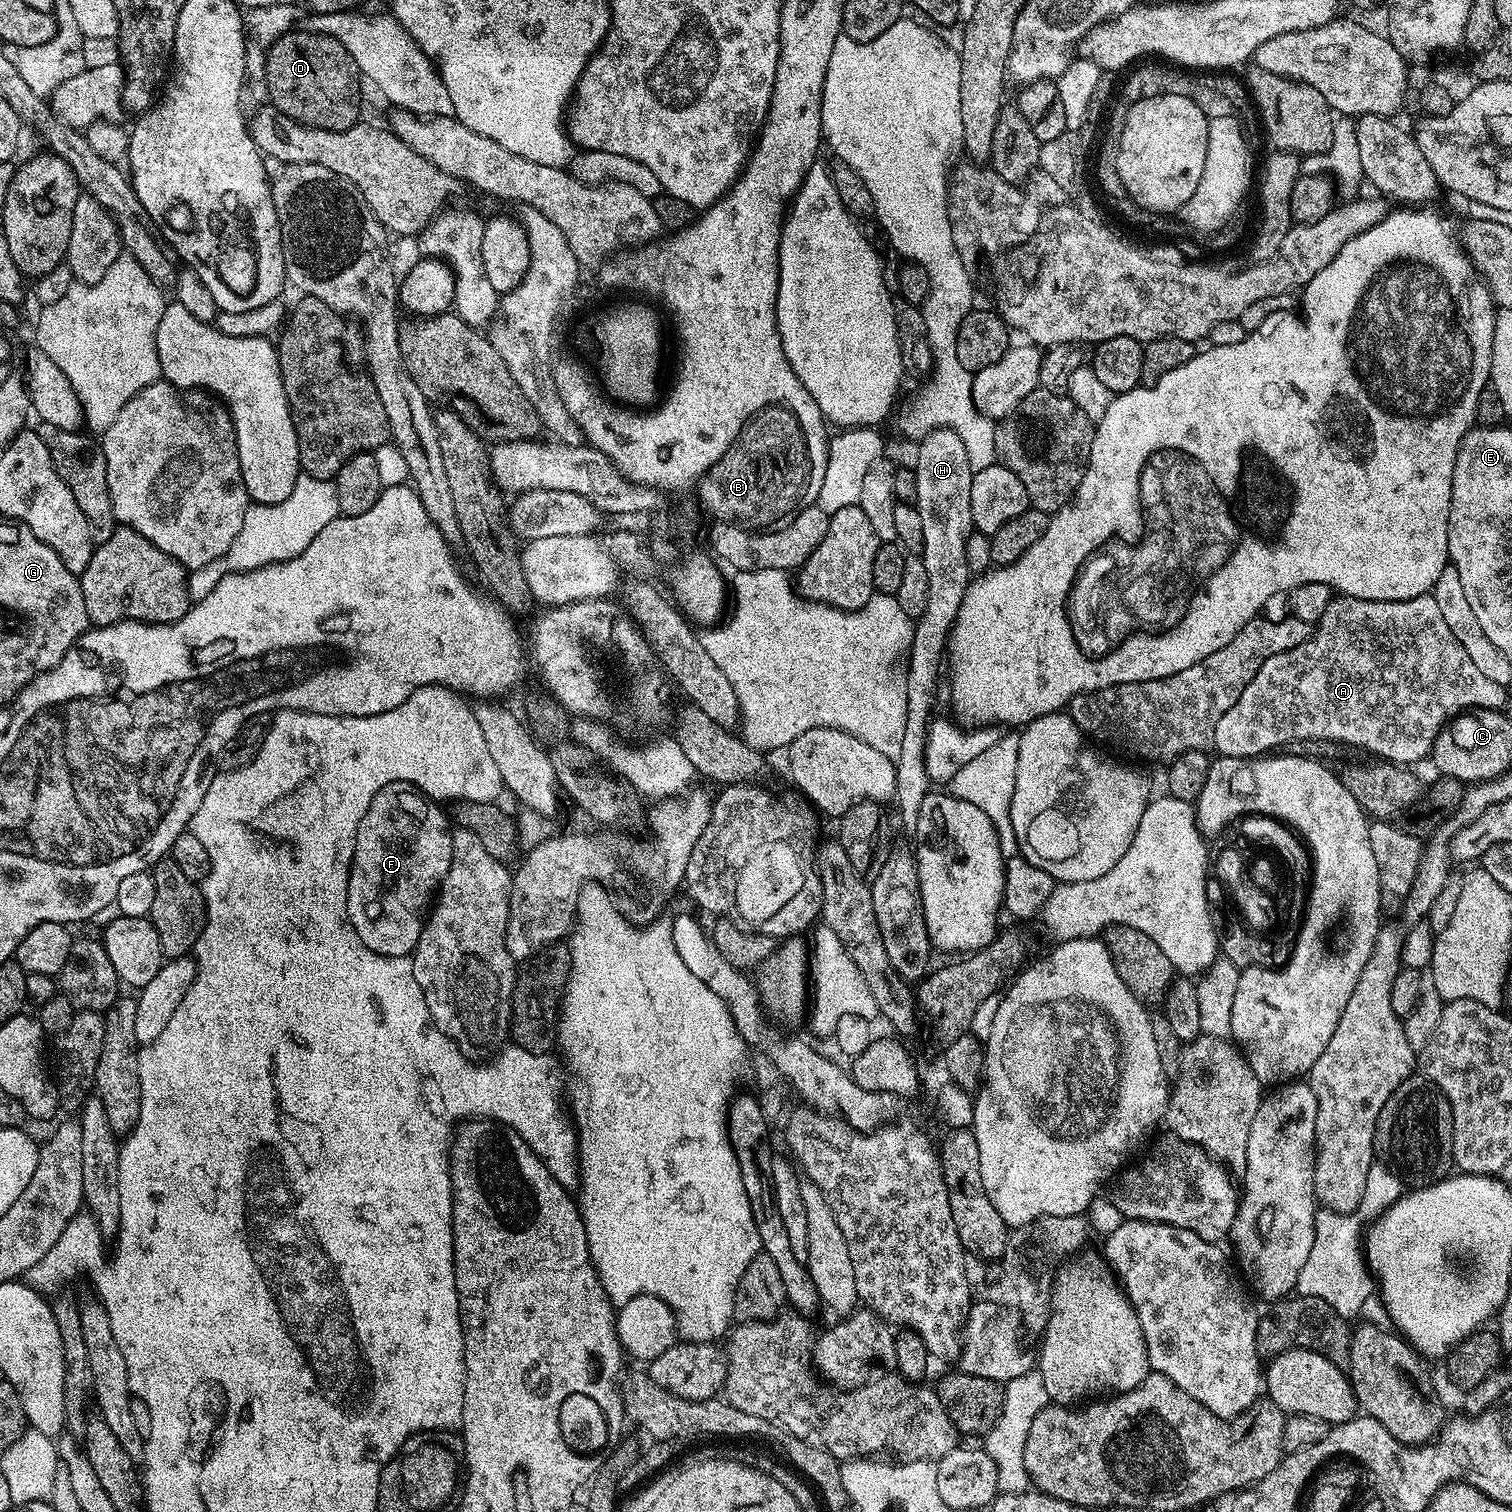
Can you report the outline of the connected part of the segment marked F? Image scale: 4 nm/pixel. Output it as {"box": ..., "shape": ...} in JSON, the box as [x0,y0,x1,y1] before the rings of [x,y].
{"box":[348,780,453,957],"shape":[[[395,780],[386,786],[382,786],[382,790],[378,790],[378,794],[374,794],[370,806],[364,811],[362,818],[358,822],[356,849],[352,855],[352,869],[348,875],[348,921],[354,926],[358,938],[362,938],[365,946],[370,950],[374,950],[375,955],[411,957],[412,953],[416,951],[416,943],[424,929],[426,913],[429,911],[436,893],[440,891],[441,882],[446,878],[446,874],[450,870],[453,829],[451,827],[448,828],[448,820],[444,817],[444,812],[440,808],[443,807],[437,801],[429,800],[419,788],[401,780]]]}

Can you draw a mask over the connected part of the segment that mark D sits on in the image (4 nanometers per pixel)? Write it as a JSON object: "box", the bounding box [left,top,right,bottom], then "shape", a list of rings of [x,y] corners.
{"box":[265,30,362,130],"shape":[[[291,30],[266,51],[265,84],[271,107],[298,124],[322,130],[350,130],[361,119],[362,77],[345,46],[326,34]]]}

